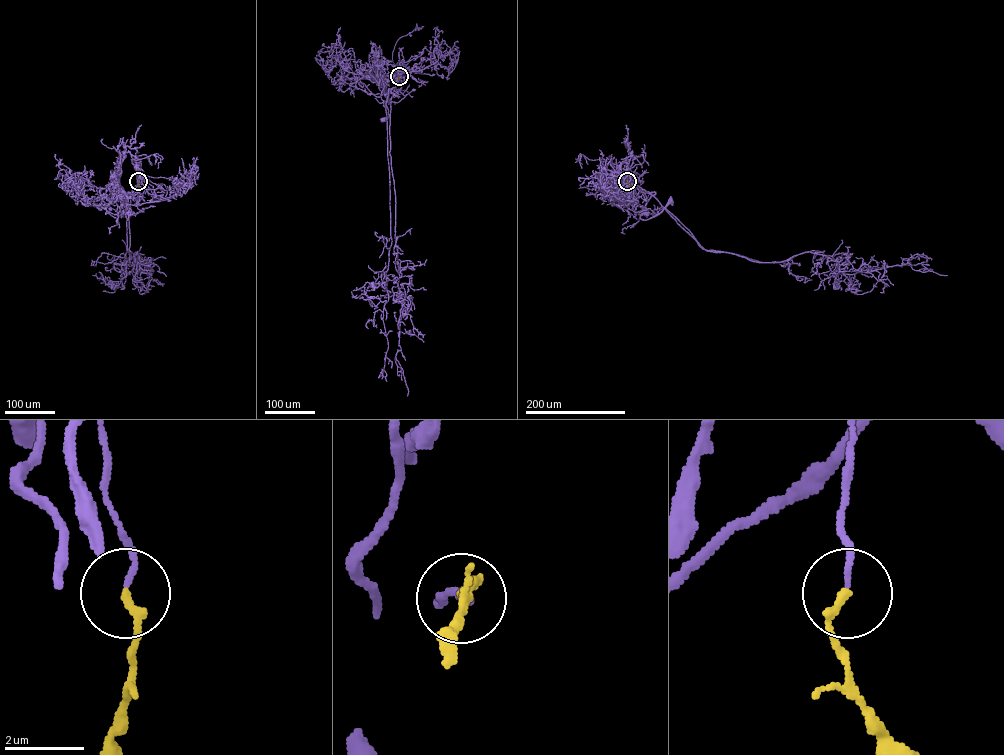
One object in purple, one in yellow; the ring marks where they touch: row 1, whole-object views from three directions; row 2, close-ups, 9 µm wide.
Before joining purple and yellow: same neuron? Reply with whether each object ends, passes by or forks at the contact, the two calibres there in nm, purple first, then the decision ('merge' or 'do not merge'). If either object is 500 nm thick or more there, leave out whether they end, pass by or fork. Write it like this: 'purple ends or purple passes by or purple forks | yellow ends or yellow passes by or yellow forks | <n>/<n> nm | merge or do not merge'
purple ends | yellow ends | 120/240 nm | merge

